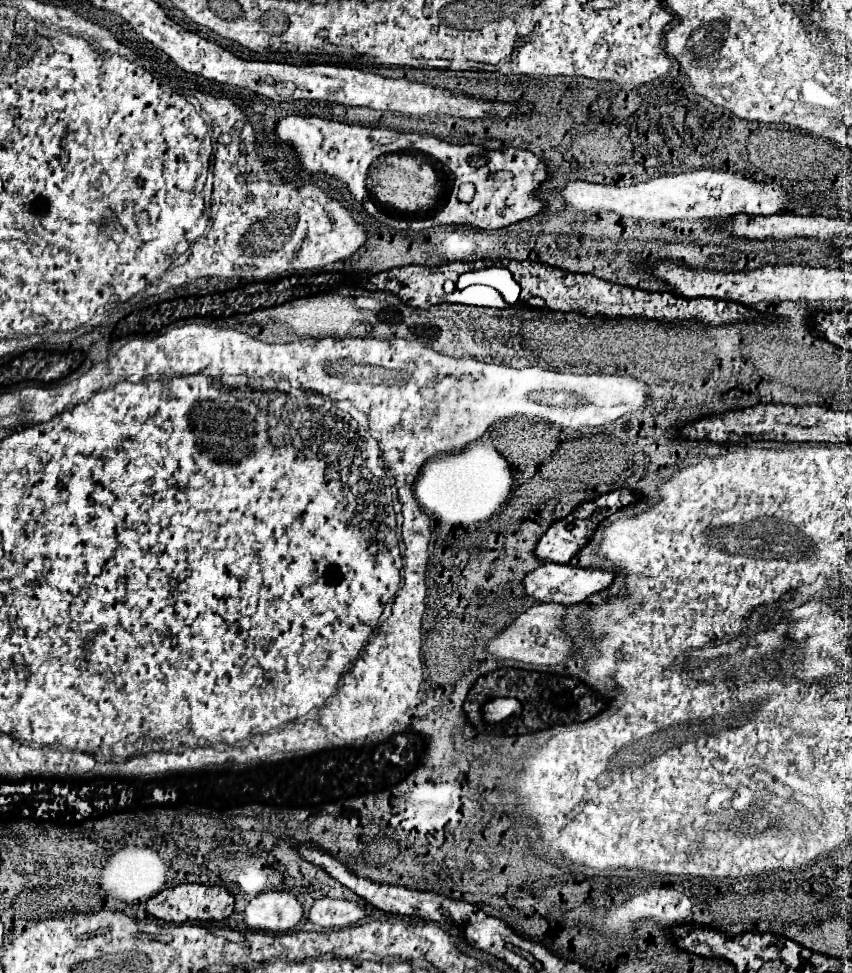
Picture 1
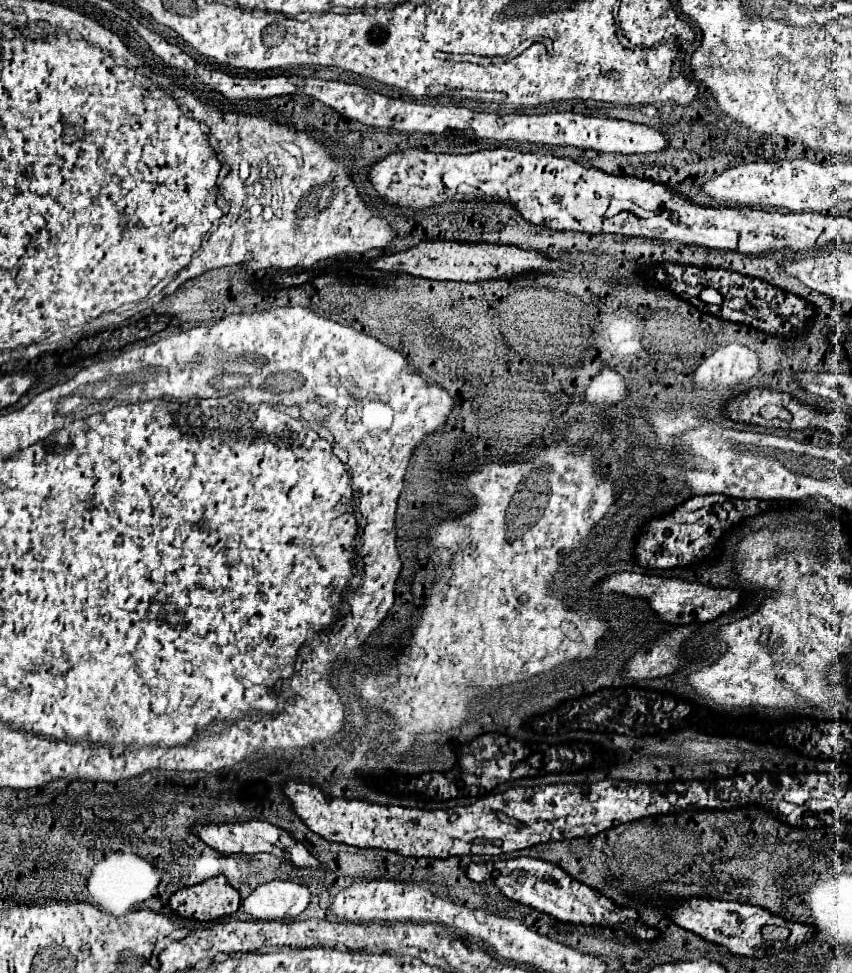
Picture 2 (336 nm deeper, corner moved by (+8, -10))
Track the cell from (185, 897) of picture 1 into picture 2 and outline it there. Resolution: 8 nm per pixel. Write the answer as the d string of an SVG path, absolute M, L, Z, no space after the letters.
M224 876L210 878L202 884L188 886L172 894L170 908L190 920L216 920L236 912L240 906L240 894L234 890Z

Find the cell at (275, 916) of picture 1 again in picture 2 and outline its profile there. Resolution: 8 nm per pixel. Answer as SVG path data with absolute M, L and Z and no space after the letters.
M272 880L258 886L244 902L242 908L256 920L296 918L310 904L310 890L292 880Z

